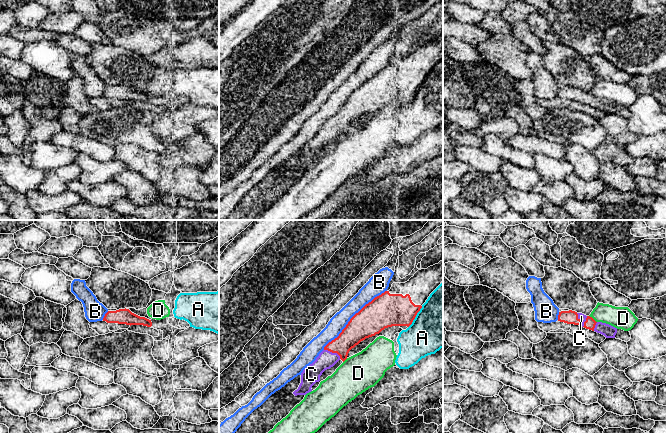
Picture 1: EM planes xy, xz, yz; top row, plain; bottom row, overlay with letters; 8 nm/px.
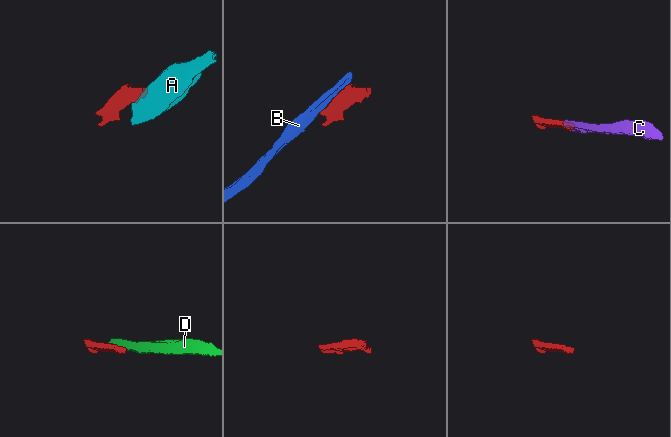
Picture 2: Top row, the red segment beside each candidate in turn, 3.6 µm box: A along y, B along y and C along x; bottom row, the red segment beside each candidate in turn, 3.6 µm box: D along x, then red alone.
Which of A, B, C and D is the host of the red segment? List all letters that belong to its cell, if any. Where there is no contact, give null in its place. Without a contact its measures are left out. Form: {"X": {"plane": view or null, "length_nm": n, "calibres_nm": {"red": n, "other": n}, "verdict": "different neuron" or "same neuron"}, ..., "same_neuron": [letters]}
{"A": {"plane": "xz", "length_nm": 200, "calibres_nm": {"red": 280, "other": 420}, "verdict": "different neuron"}, "B": {"plane": "xz", "length_nm": 700, "calibres_nm": {"red": 260, "other": 140}, "verdict": "different neuron"}, "C": {"plane": "yz", "length_nm": 130, "calibres_nm": {"red": 110, "other": 50}, "verdict": "same neuron"}, "D": {"plane": "yz", "length_nm": 90, "calibres_nm": {"red": 90, "other": 180}, "verdict": "different neuron"}, "same_neuron": ["C"]}

